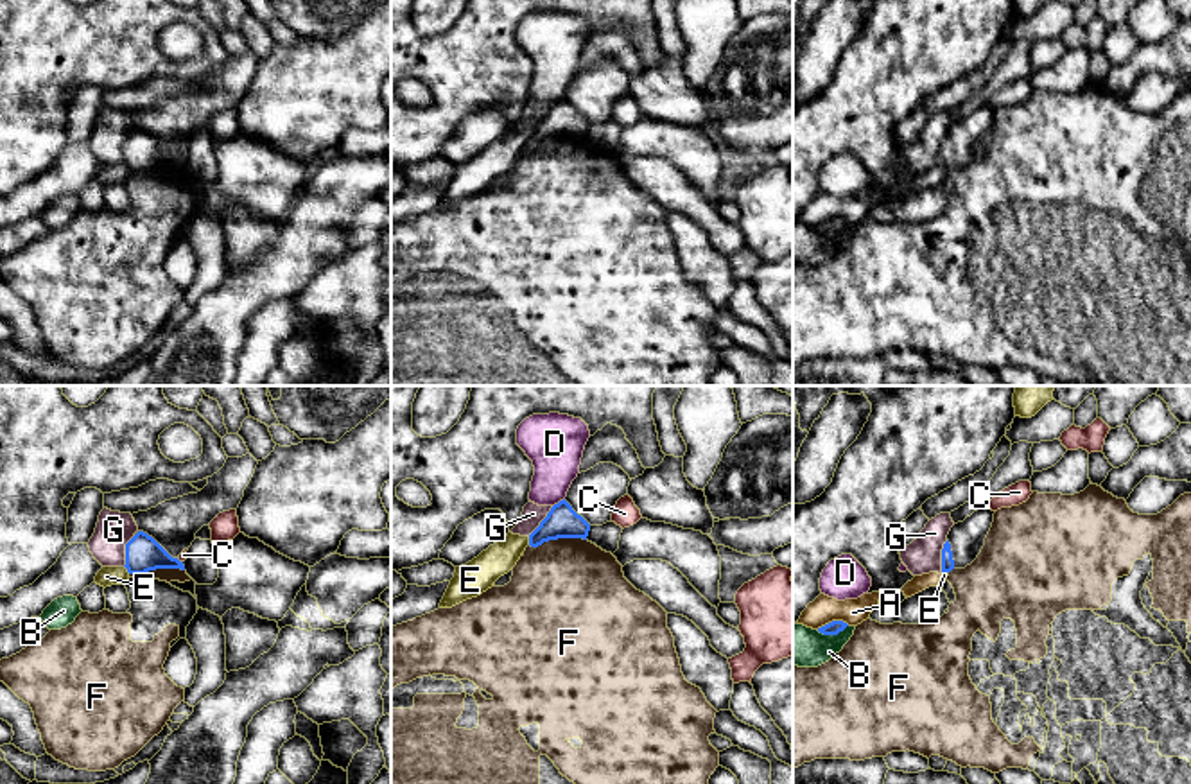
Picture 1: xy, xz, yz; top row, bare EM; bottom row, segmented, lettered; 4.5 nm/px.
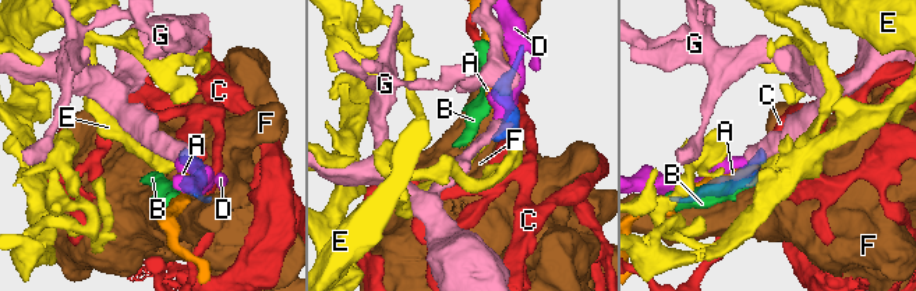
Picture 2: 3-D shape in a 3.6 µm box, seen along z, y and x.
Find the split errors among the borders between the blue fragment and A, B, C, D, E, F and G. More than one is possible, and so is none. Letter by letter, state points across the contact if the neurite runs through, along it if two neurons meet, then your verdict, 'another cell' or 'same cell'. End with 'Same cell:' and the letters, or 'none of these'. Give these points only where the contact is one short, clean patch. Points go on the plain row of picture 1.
A: another cell
B: border yz (847, 223), (836, 232), (820, 232), (817, 228); another cell
C: another cell
D: another cell
E: border xz (528, 135), (530, 142); another cell
F: another cell
G: border yz (947, 139), (942, 148), (940, 171); another cell
Same cell: none of these

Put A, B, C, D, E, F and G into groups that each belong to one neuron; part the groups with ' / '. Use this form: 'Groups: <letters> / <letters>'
Groups: A E / B / C / D G / F

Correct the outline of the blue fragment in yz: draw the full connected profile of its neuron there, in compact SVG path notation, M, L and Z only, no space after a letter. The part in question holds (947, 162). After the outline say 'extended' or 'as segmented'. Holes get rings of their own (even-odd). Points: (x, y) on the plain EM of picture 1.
M987 104L951 126L942 147L942 172L970 163L985 144L994 111Z | extended

